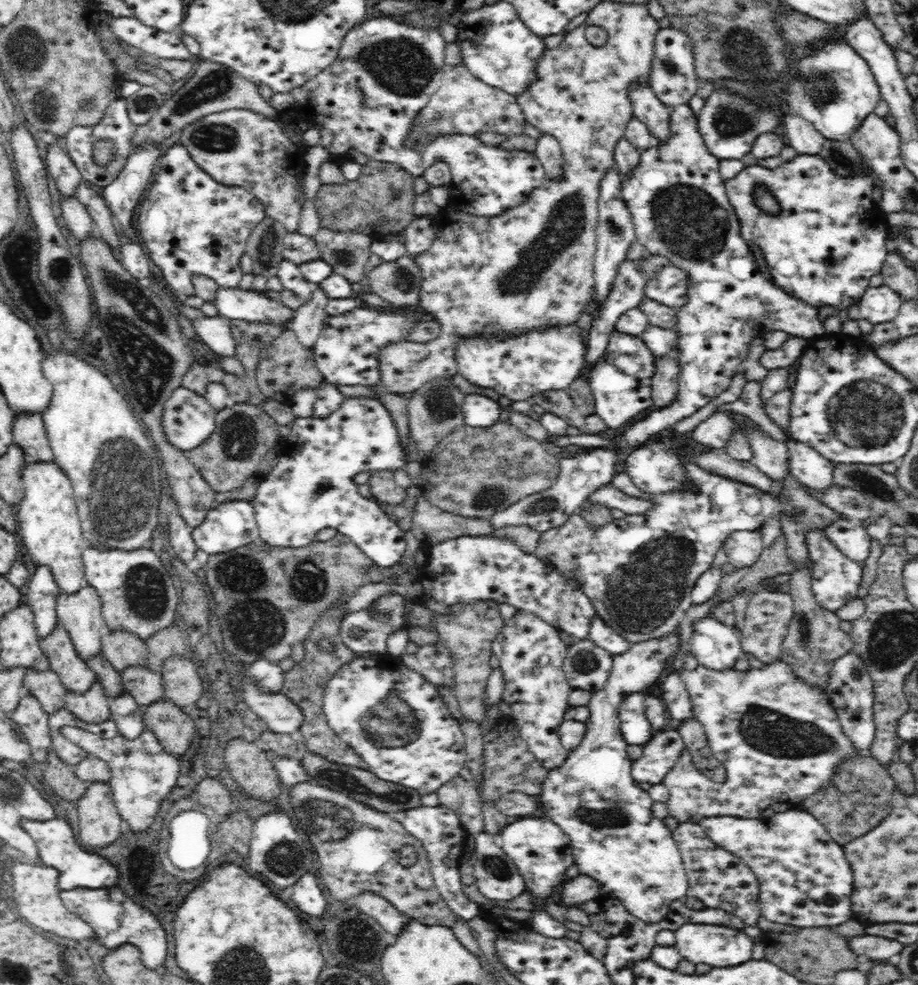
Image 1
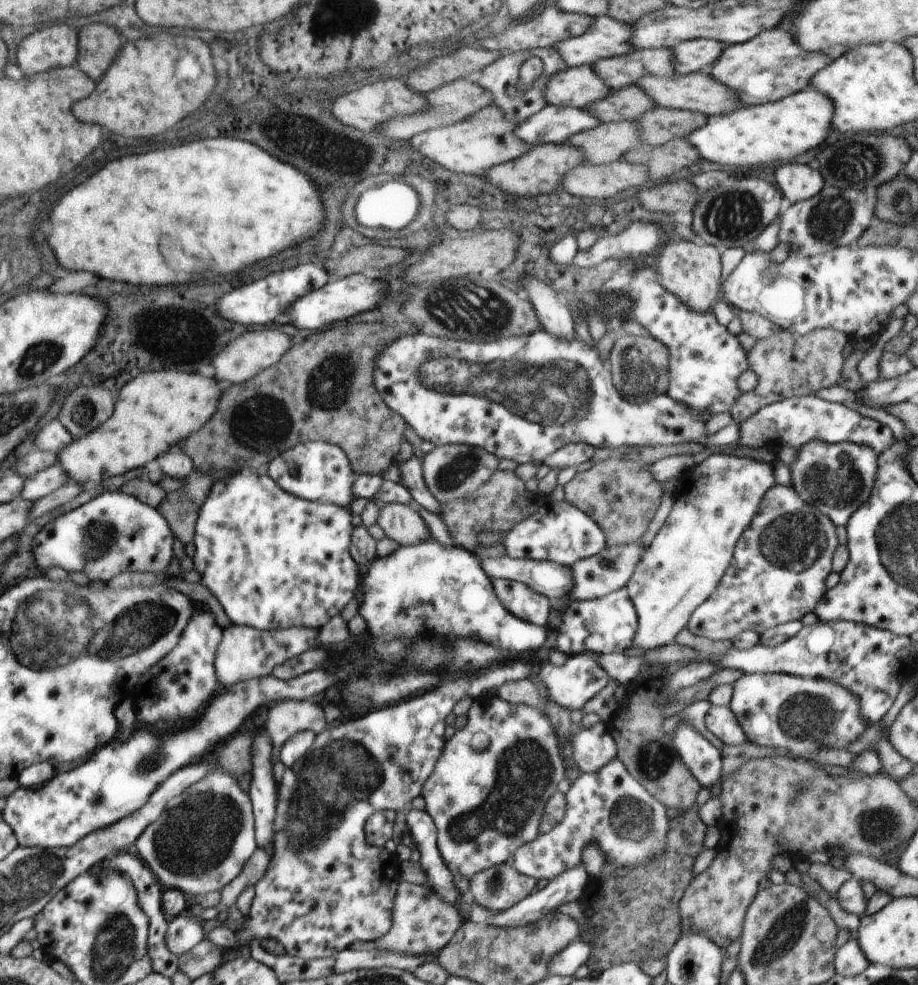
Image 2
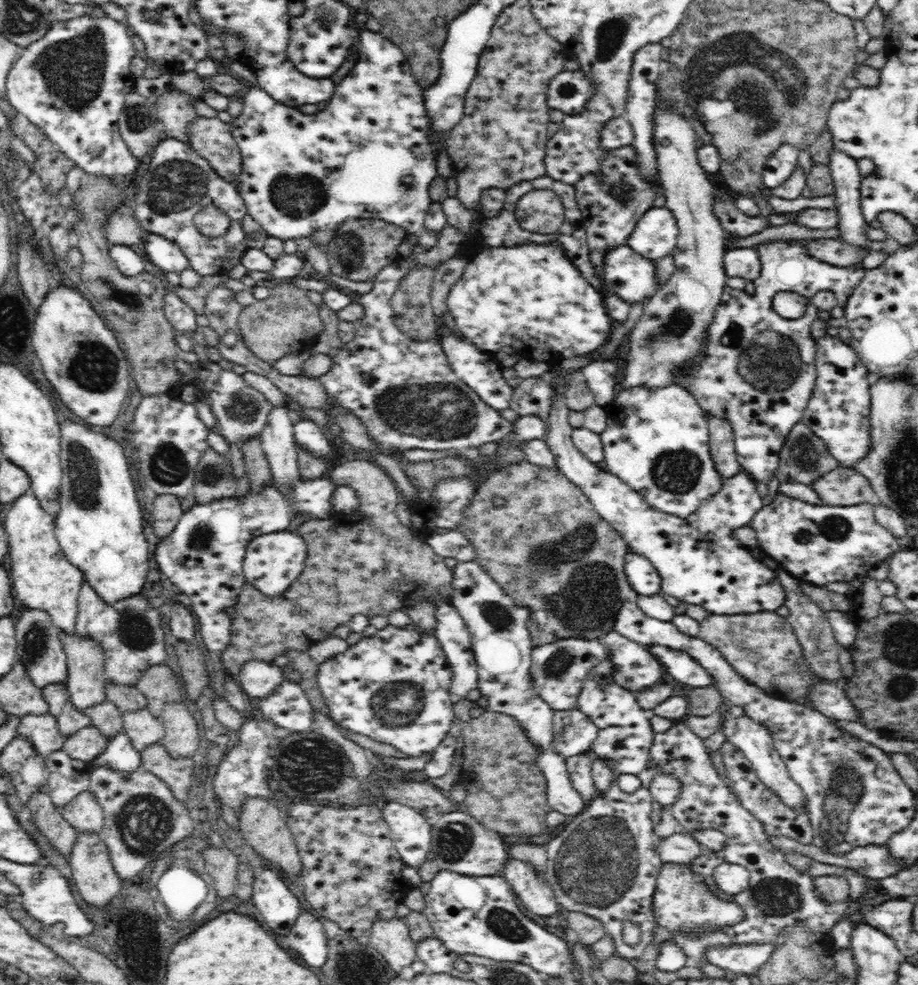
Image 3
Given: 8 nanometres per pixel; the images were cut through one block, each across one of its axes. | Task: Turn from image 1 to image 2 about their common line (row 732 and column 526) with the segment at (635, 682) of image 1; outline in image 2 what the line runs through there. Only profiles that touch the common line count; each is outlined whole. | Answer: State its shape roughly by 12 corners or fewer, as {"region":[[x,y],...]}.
{"region":[[490,578],[516,618],[546,628],[550,599],[527,584]]}

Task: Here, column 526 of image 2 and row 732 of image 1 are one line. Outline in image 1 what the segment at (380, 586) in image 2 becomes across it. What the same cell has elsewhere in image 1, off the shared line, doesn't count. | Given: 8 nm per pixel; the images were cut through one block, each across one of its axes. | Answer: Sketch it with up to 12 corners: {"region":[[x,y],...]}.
{"region":[[629,694],[619,707],[629,745],[655,733],[645,716],[645,696]]}

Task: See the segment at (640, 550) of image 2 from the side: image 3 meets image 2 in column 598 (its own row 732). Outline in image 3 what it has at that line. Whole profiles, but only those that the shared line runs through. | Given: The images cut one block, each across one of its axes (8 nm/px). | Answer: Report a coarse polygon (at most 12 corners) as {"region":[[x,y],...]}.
{"region":[[577,709],[553,714],[554,750],[591,750],[598,727]]}

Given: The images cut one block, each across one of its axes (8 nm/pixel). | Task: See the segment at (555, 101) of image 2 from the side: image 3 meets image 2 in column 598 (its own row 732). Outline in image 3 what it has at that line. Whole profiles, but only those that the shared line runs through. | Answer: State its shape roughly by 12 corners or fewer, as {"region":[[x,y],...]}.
{"region":[[94,725],[66,736],[63,751],[91,762],[108,746]]}

